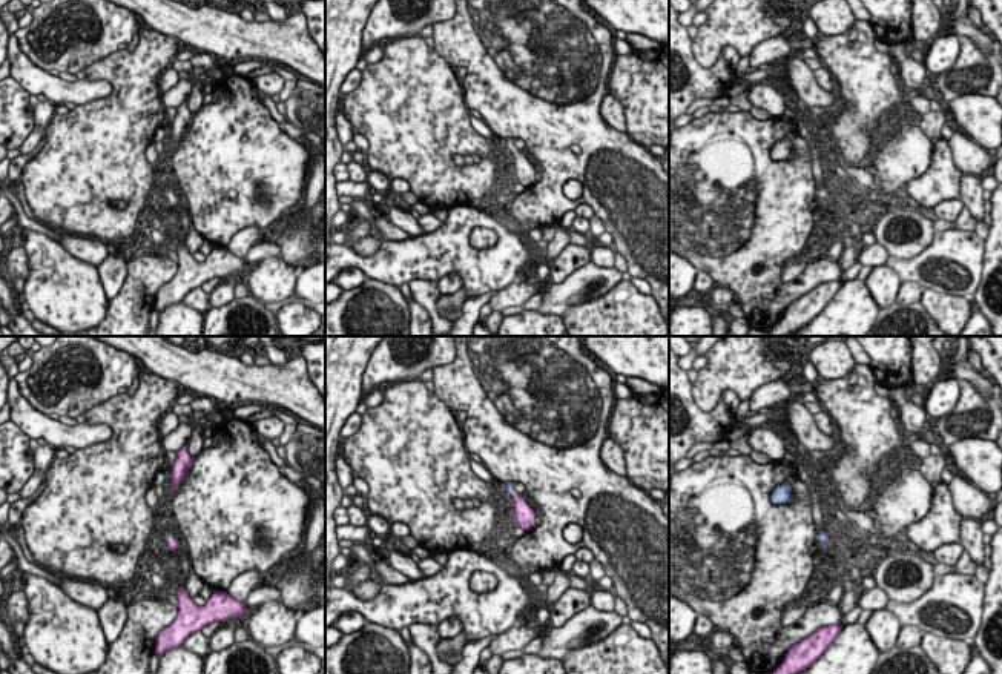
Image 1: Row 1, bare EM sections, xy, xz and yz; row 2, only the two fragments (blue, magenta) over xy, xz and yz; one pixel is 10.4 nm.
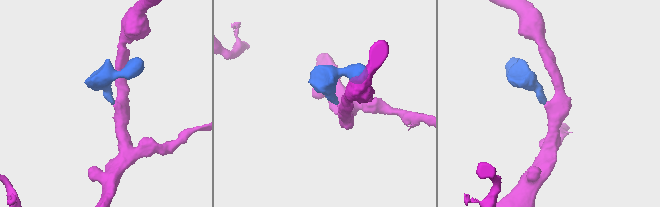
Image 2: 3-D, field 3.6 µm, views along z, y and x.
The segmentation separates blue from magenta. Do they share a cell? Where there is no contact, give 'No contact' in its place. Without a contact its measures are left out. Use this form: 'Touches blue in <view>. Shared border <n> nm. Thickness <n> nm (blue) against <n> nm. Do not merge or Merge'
Touches blue in yz. Shared border 90 nm. Thickness 70 nm (blue) against 60 nm. Merge.

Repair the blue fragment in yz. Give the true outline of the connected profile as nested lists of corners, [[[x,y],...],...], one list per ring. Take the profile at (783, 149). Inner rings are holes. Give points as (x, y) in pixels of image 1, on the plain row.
[[[787,140],[778,141],[770,150],[770,160],[780,161],[789,158],[792,154],[792,144]]]

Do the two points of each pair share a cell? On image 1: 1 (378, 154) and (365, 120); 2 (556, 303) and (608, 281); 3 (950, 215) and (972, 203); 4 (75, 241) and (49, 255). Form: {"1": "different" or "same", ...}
{"1": "same", "2": "same", "3": "different", "4": "different"}

